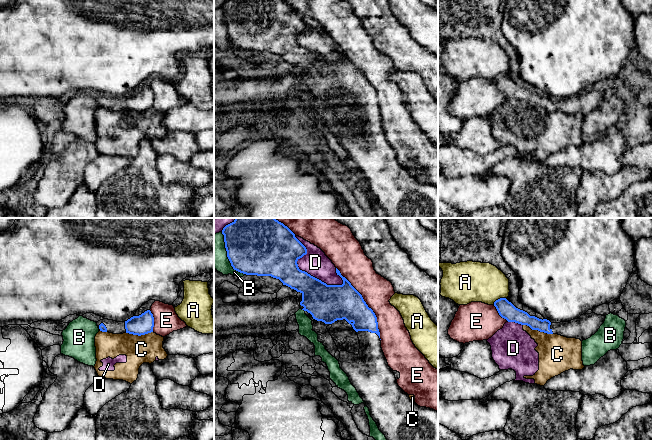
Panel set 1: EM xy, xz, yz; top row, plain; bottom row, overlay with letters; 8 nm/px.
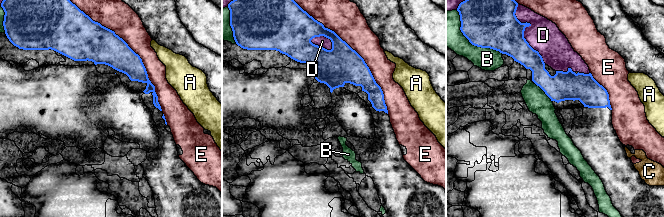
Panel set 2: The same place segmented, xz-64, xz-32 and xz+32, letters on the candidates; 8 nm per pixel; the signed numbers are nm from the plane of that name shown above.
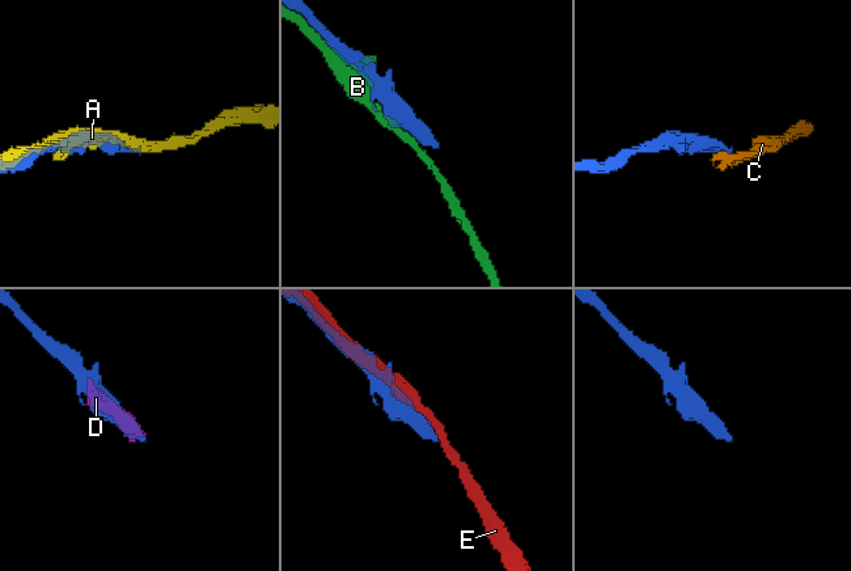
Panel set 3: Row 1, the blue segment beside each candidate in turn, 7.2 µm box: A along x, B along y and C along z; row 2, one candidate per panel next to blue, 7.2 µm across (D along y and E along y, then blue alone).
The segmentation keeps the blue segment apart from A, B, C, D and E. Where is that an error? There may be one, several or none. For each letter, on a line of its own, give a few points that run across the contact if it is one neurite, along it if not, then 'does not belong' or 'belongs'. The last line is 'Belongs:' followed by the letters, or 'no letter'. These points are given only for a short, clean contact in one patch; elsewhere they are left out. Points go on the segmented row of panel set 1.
A: does not belong
B: does not belong
C: yz (523, 324), (532, 329), (552, 334) | does not belong
D: does not belong
E: does not belong
Belongs: no letter

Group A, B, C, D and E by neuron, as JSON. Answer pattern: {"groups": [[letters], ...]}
{"groups": [["A"], ["B"], ["C", "D"], ["E"]]}

